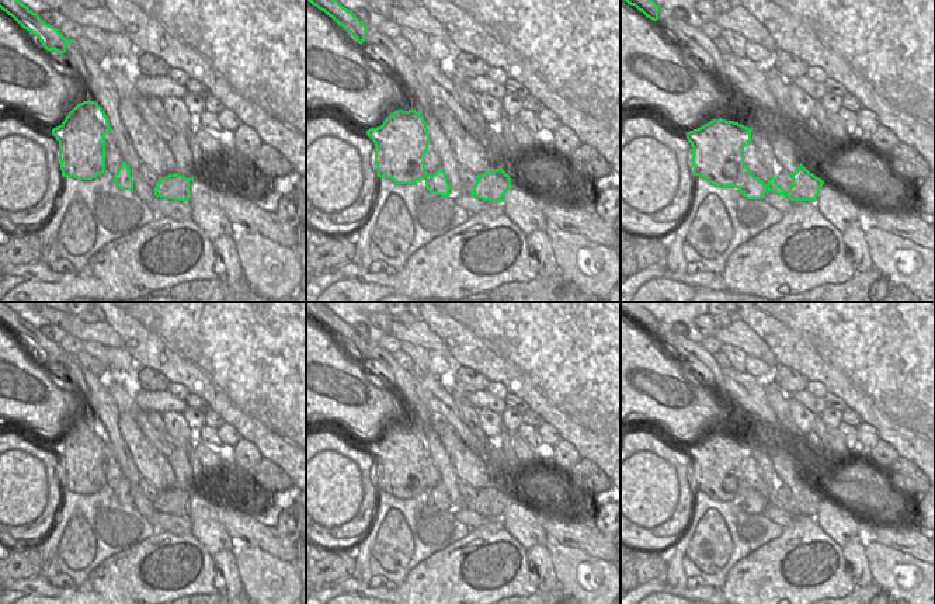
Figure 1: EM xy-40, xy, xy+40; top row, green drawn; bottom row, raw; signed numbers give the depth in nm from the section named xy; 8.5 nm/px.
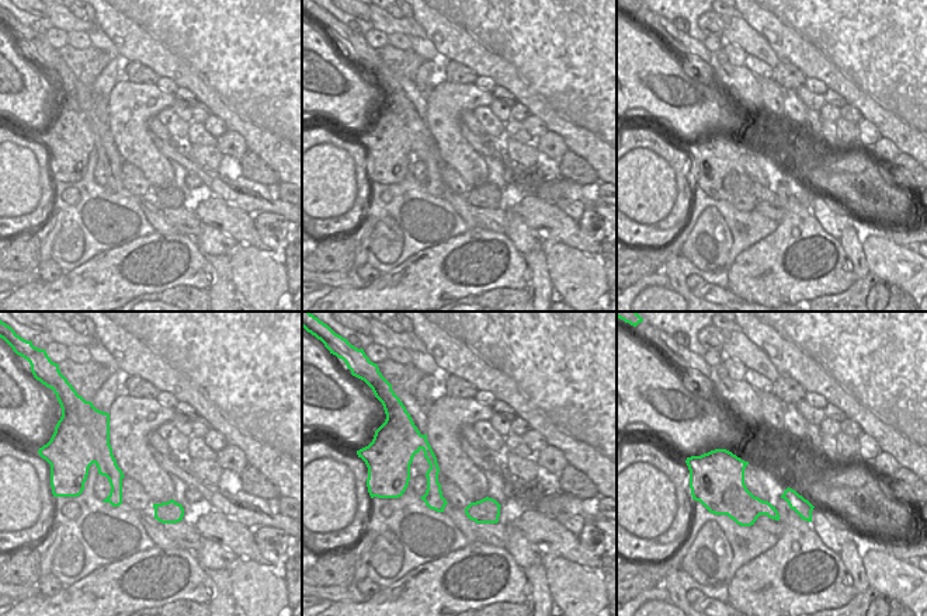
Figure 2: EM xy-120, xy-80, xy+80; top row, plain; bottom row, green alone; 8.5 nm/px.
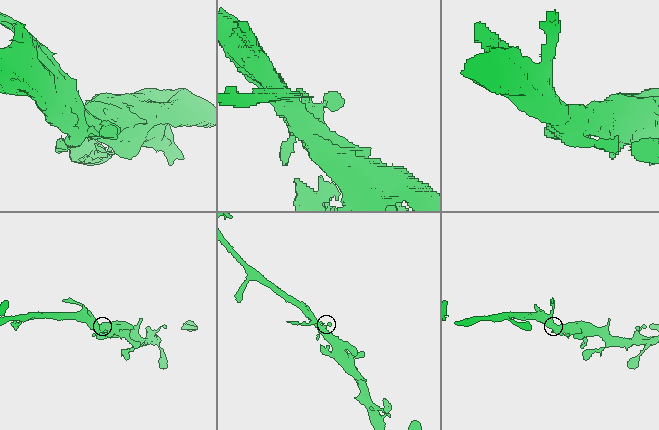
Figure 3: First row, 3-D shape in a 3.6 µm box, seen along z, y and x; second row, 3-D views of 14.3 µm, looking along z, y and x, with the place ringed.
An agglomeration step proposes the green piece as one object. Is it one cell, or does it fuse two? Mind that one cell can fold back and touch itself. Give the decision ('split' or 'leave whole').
split

